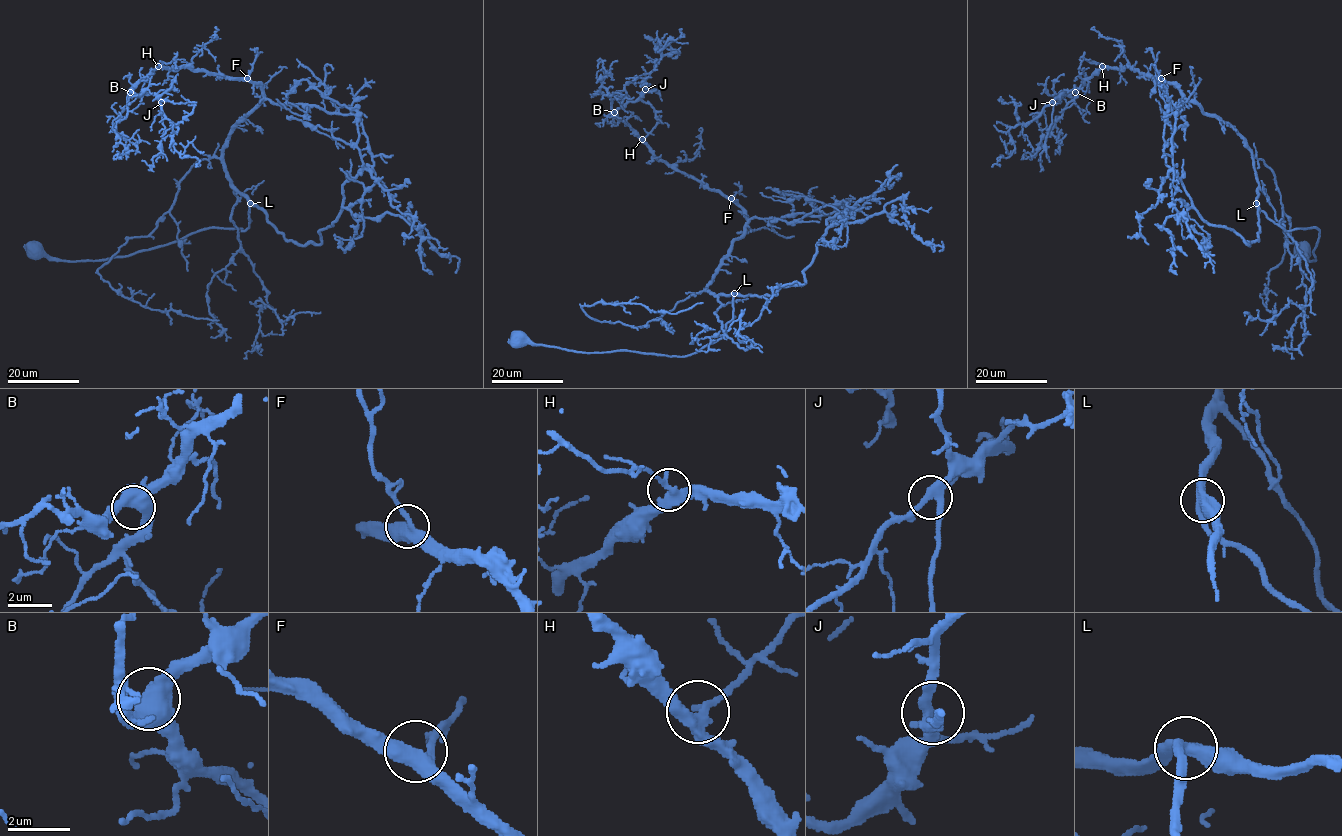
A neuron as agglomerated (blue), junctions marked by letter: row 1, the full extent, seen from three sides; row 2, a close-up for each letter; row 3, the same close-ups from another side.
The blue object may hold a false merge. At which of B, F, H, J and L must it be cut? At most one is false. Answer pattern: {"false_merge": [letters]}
{"false_merge": []}

